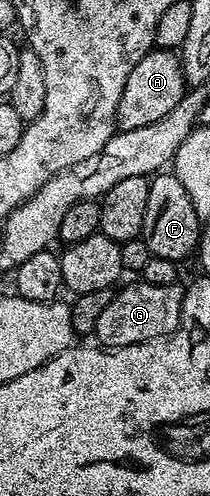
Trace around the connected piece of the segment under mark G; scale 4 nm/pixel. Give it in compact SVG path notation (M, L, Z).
M140 279L134 281L134 285L129 285L126 289L118 288L111 303L107 303L105 310L99 314L95 337L101 340L98 342L106 349L118 349L135 343L153 341L156 337L168 337L179 327L184 288L180 284L155 287Z

